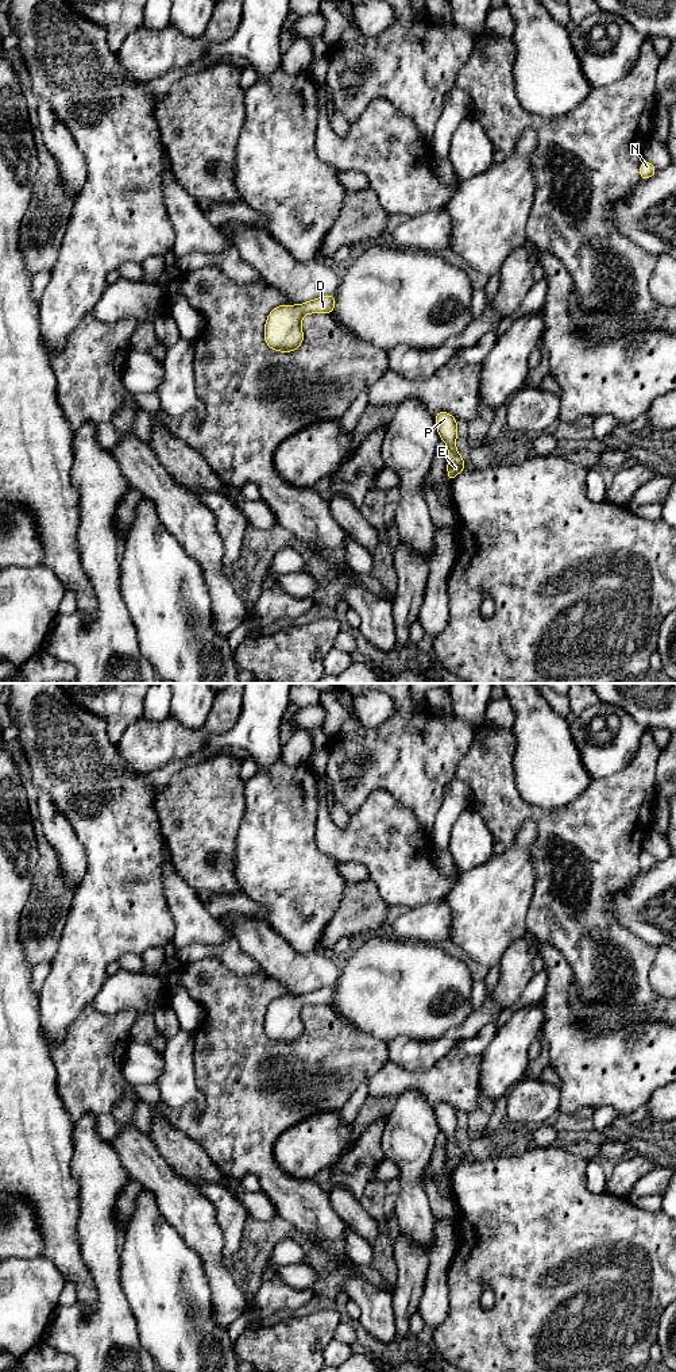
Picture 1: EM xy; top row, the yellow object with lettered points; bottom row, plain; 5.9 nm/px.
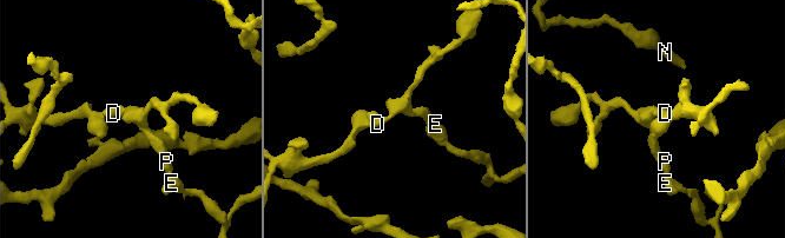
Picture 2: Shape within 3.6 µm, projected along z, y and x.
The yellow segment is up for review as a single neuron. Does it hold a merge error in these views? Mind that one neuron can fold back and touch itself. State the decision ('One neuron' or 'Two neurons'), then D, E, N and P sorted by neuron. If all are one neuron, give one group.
One neuron. Groups: D E N P

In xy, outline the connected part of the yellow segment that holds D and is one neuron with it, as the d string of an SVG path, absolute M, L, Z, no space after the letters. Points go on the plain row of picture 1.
M336 986L324 987L300 997L277 997L264 1015L264 1033L270 1041L290 1044L301 1038L304 1024L301 1009L305 1005L332 1006Z

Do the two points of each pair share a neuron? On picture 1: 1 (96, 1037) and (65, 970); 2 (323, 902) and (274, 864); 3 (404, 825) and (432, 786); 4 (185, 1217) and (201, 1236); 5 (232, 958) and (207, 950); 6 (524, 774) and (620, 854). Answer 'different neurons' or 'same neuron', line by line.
1: different neurons
2: same neuron
3: different neurons
4: same neuron
5: same neuron
6: different neurons

